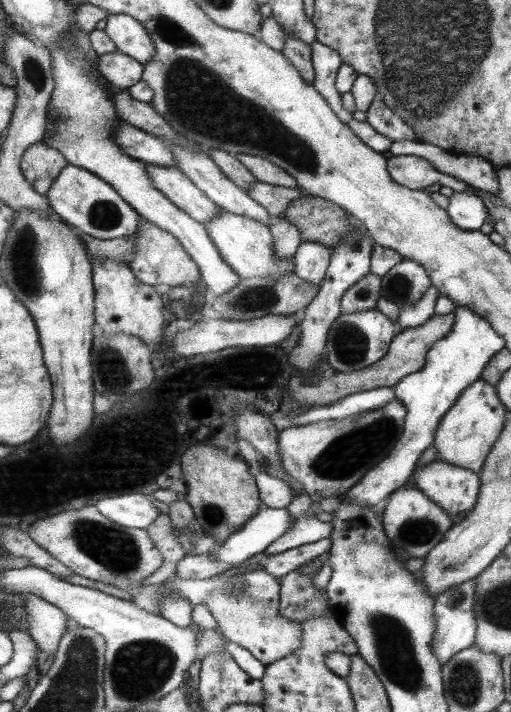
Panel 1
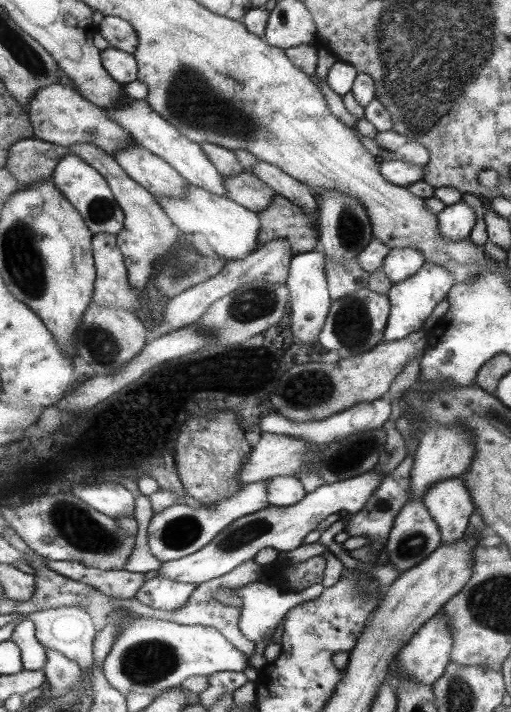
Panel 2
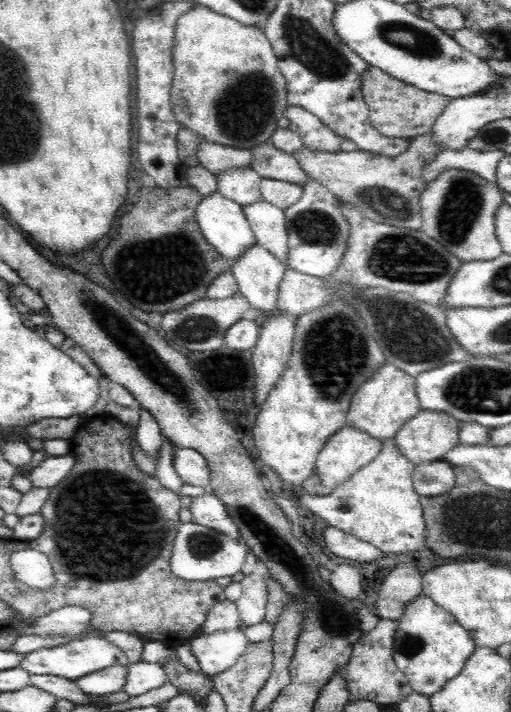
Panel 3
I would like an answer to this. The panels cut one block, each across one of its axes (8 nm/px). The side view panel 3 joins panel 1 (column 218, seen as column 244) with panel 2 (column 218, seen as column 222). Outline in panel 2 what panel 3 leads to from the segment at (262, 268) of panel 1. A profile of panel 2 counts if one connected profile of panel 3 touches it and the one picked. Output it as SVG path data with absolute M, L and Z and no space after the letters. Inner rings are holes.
M189 184L185 187L183 197L177 199L156 197L156 201L181 233L203 234L209 248L216 256L224 258L225 262L241 260L258 248L256 242L260 234L260 219L257 212L250 211L240 203Z

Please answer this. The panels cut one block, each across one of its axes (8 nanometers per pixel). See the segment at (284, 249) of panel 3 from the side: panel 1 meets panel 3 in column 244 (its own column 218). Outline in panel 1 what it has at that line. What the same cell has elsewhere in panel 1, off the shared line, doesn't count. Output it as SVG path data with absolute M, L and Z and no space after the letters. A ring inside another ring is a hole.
M146 163L146 169L156 190L161 191L165 198L202 225L222 212L220 206L209 199L177 167L165 168Z

